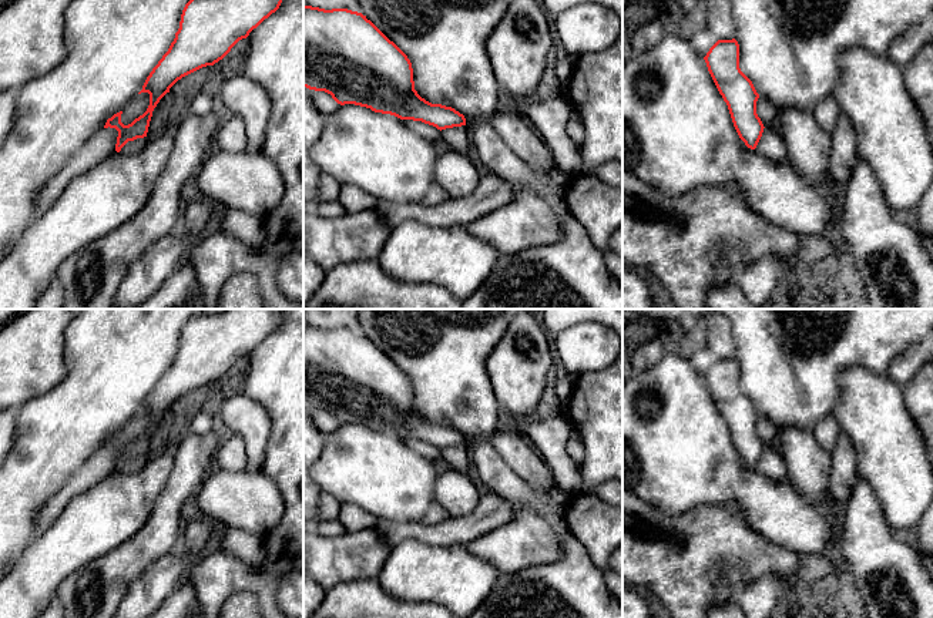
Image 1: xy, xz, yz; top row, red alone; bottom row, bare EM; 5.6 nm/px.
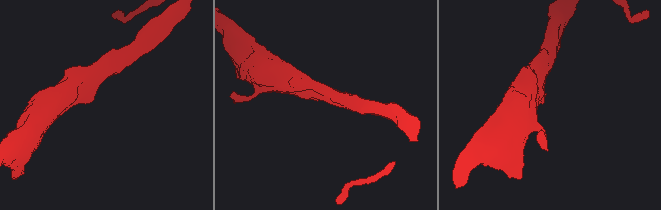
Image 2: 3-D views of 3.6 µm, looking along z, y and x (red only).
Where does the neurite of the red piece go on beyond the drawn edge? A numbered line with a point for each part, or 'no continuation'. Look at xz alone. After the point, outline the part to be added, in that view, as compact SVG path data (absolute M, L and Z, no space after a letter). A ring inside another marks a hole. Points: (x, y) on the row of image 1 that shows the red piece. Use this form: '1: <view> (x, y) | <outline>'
no continuation

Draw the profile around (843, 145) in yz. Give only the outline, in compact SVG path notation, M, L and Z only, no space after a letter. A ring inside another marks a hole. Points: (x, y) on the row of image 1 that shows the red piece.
M840 112L830 132L830 152L826 169L838 185L846 185L858 158L858 140L853 124L845 112Z

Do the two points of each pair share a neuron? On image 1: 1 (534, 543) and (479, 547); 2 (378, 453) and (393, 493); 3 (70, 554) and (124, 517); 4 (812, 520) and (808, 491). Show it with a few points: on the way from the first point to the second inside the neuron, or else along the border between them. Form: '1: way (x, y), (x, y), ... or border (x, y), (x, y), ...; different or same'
1: way (520, 544), (493, 546); same
2: way (378, 463), (378, 470), (391, 483); same
3: way (83, 541), (107, 517), (111, 517); same
4: border (788, 483), (804, 500), (819, 507); different

